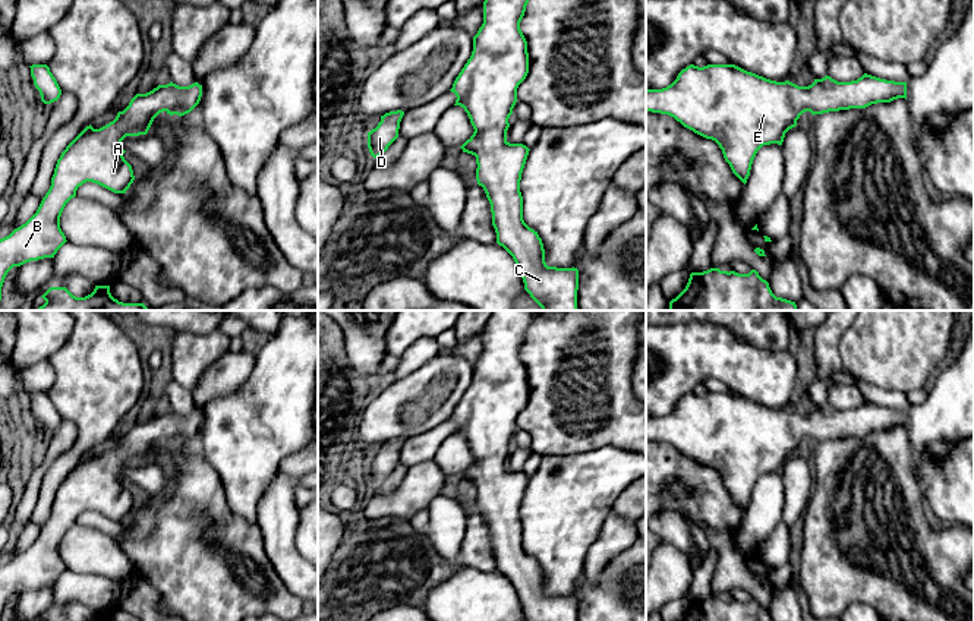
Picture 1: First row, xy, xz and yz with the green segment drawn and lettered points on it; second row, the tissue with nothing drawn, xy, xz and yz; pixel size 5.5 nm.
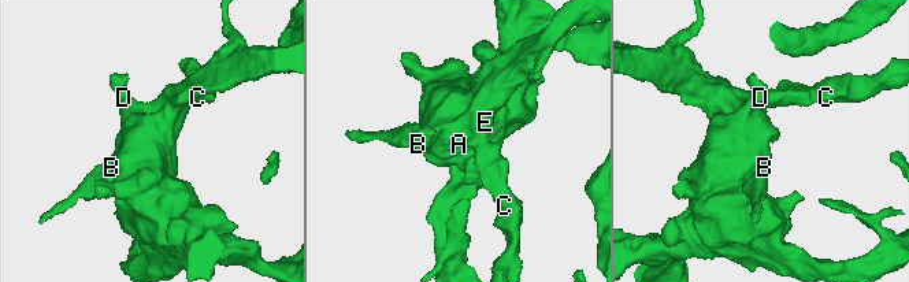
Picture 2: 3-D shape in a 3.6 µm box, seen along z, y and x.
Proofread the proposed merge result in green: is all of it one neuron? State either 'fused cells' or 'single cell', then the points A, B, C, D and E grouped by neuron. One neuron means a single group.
single cell; groups A B C D E

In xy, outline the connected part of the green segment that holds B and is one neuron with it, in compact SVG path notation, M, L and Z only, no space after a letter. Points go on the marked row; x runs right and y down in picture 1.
M173 82L167 85L158 85L152 91L146 94L136 94L129 105L119 111L116 119L110 122L108 124L94 129L91 124L86 126L62 152L60 158L57 160L54 174L51 177L51 186L45 196L42 198L37 212L21 227L15 228L9 236L0 239L0 300L1 300L1 287L4 283L4 278L7 272L13 267L21 267L31 261L38 261L44 258L54 258L57 250L67 242L64 233L60 228L60 217L66 207L66 204L76 196L76 190L79 186L82 186L86 182L97 183L114 193L126 193L126 190L130 187L130 185L135 180L132 166L124 160L123 154L126 152L122 148L122 141L126 136L139 136L146 135L154 119L166 111L167 114L173 116L185 116L190 113L201 101L202 97L202 85L198 82L189 85L189 86L179 86Z

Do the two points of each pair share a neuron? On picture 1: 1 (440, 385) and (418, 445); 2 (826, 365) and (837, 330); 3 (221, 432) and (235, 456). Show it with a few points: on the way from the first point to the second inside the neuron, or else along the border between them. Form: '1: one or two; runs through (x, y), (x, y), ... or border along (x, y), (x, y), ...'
1: two; border along (448, 418), (404, 440)
2: one; runs through (826, 356), (828, 339)
3: one; runs through (227, 438), (235, 445), (235, 450)

